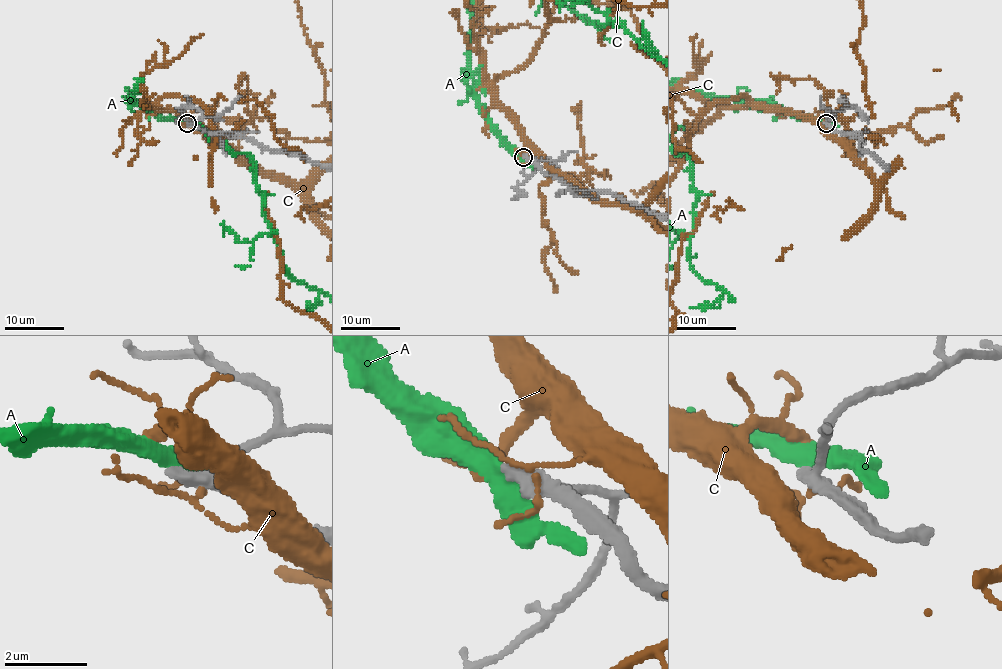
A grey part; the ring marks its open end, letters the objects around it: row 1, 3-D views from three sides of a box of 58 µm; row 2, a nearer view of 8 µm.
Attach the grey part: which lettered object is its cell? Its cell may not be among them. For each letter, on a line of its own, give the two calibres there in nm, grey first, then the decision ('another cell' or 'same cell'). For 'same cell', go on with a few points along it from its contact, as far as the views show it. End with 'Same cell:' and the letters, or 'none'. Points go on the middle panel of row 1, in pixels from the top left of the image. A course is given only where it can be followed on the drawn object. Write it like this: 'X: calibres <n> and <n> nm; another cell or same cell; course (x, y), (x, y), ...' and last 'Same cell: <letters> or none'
A: calibres 280 and 420 nm; another cell
C: calibres 340 and 100 nm; another cell
Same cell: none

